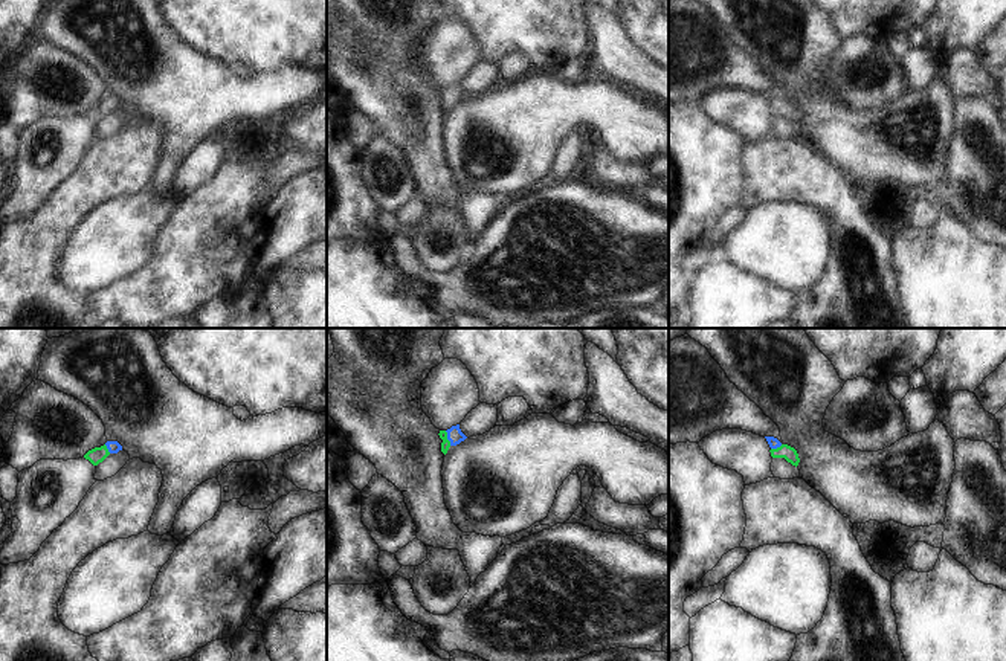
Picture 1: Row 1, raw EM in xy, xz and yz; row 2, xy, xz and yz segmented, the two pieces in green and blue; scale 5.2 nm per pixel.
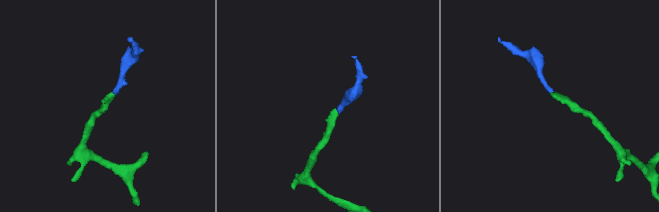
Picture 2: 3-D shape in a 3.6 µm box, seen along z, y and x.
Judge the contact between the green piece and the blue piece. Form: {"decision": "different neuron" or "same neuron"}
{"decision": "same neuron"}

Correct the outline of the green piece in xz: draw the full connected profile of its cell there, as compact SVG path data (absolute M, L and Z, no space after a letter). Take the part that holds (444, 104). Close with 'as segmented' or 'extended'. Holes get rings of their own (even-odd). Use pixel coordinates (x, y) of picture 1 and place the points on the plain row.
M459 82L452 84L447 89L440 89L441 110L446 113L450 104L456 104L464 99L467 95L461 90Z | extended

